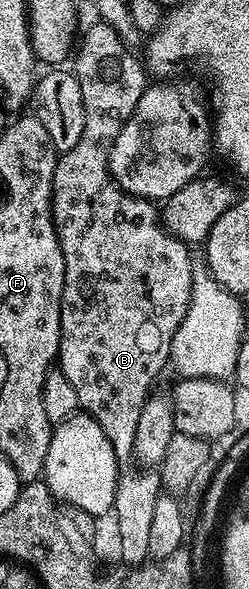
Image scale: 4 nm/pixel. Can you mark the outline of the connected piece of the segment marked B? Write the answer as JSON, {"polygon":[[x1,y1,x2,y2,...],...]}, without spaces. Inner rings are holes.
{"polygon":[[95,21,87,32,82,32,73,55,73,73,77,77,77,85,81,85,85,129,81,129,77,145,56,158,51,190,51,216,61,253,65,257,57,367,65,373,65,377,69,377,73,390,77,392,80,408,101,425,102,432,109,437,109,445,113,445,113,453,119,463,113,508,115,535,119,538,119,555,131,569,148,562,151,523,161,494,160,472,140,469,133,462,137,420,141,418,141,409,148,395,152,394,151,382,162,373,163,366,168,366,171,342,191,300,193,270,191,255,187,252,190,251,188,244,168,233,161,222,160,208,152,200,137,199,122,191,109,169,113,141,117,141,117,133,121,133,125,121,129,121,133,109,137,109,141,93,149,86,144,64,134,55,132,48,117,37,117,29,105,22]]}

